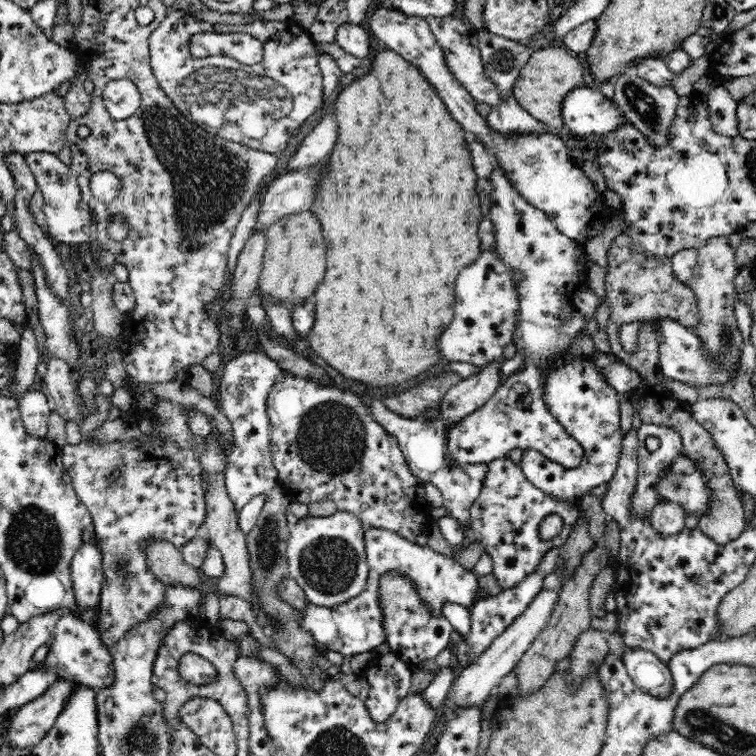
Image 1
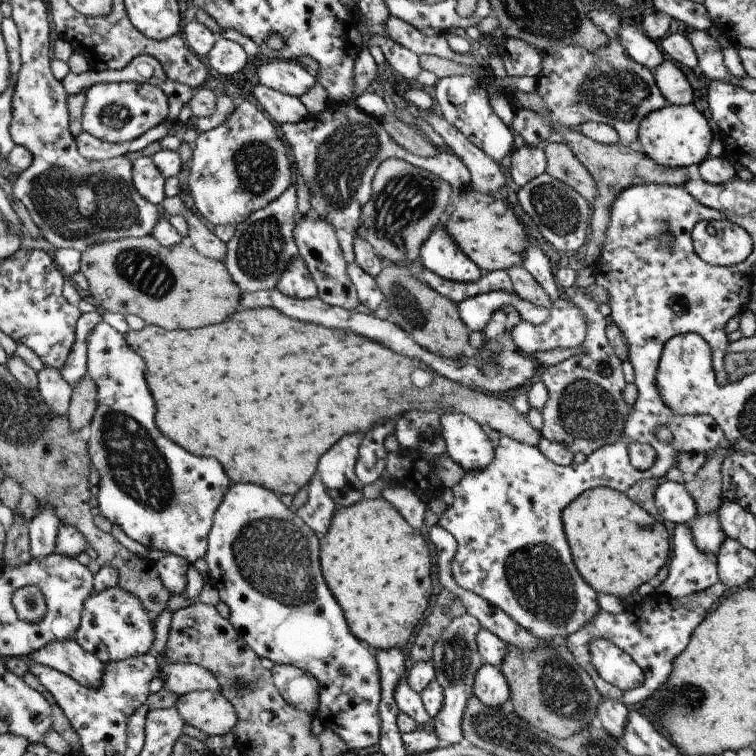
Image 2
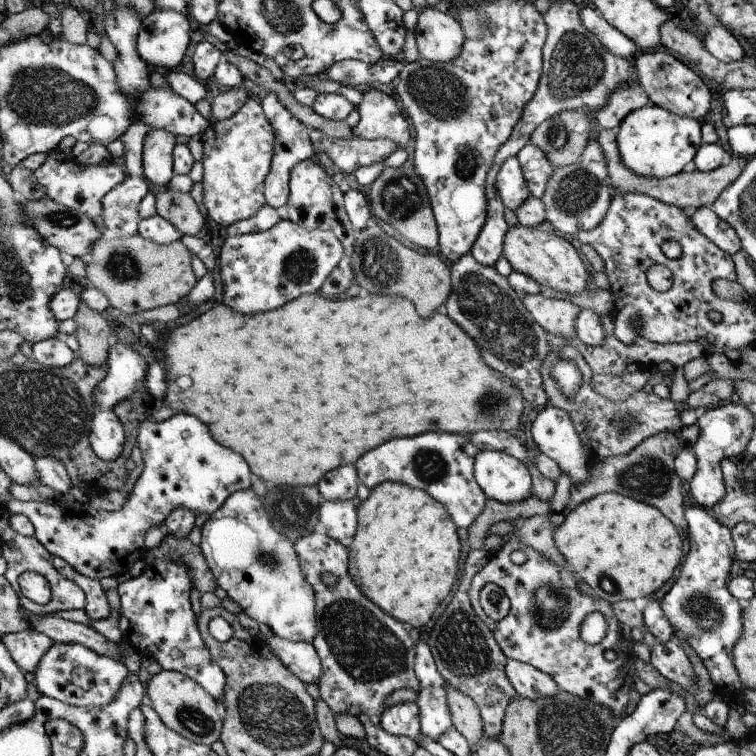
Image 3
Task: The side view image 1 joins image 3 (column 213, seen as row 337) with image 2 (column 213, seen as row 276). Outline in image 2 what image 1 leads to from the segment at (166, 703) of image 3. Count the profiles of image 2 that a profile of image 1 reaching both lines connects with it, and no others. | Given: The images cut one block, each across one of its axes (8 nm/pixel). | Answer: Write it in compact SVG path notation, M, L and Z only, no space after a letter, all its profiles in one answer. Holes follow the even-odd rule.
M197 690L182 695L175 705L184 722L207 737L221 736L235 729L239 715L221 691Z

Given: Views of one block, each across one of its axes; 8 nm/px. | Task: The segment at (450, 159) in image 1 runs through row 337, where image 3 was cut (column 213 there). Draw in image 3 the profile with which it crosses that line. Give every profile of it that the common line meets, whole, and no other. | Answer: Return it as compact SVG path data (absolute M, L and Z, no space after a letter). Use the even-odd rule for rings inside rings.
M320 292L303 294L294 301L268 312L268 314L254 314L254 316L242 316L232 307L223 302L210 305L201 316L193 318L188 324L178 325L163 332L165 339L164 362L167 391L164 400L150 400L149 415L158 421L163 421L172 416L194 414L202 422L208 422L212 426L212 434L216 434L216 442L222 446L228 446L236 450L238 454L244 454L248 462L252 462L252 472L260 476L264 482L272 482L276 486L298 486L298 484L318 484L320 478L342 464L354 464L362 454L368 450L380 446L382 442L388 442L392 438L402 436L416 436L422 432L447 432L454 434L471 435L480 430L499 430L509 432L518 428L520 416L524 409L524 398L520 388L514 386L512 381L501 372L490 368L484 358L480 356L480 348L476 346L473 338L470 338L460 326L454 324L448 316L436 312L432 318L422 320L420 316L414 316L414 306L410 300L400 296L364 296L364 298L346 298L346 300L328 300Z

